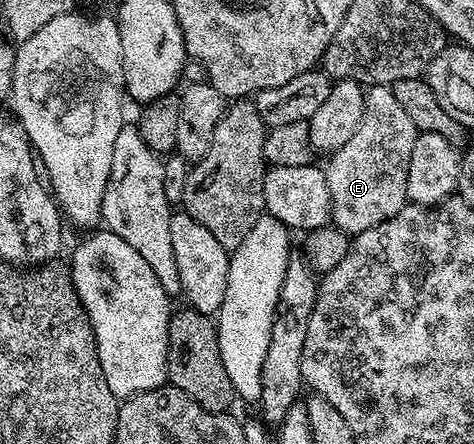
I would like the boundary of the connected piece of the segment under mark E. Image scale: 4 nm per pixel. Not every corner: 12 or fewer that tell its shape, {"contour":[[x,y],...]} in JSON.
{"contour":[[391,86],[326,166],[331,222],[355,237],[409,202],[417,137]]}

